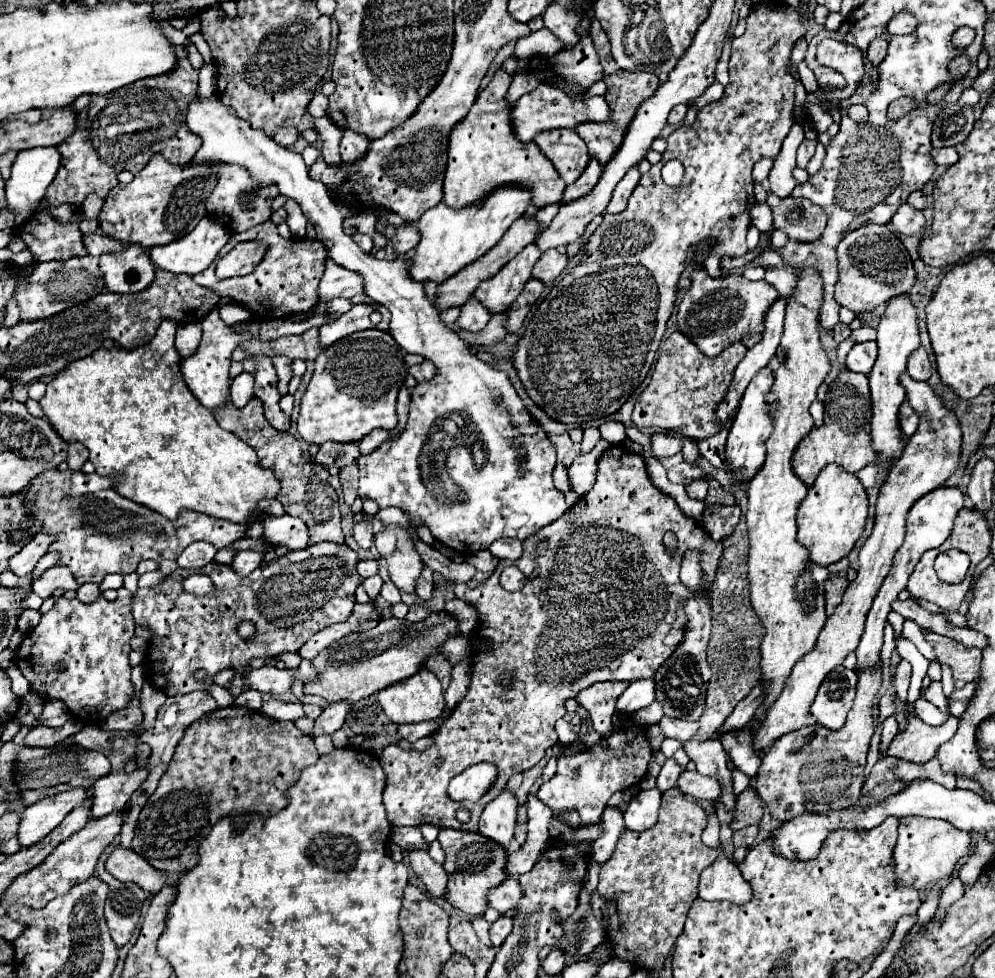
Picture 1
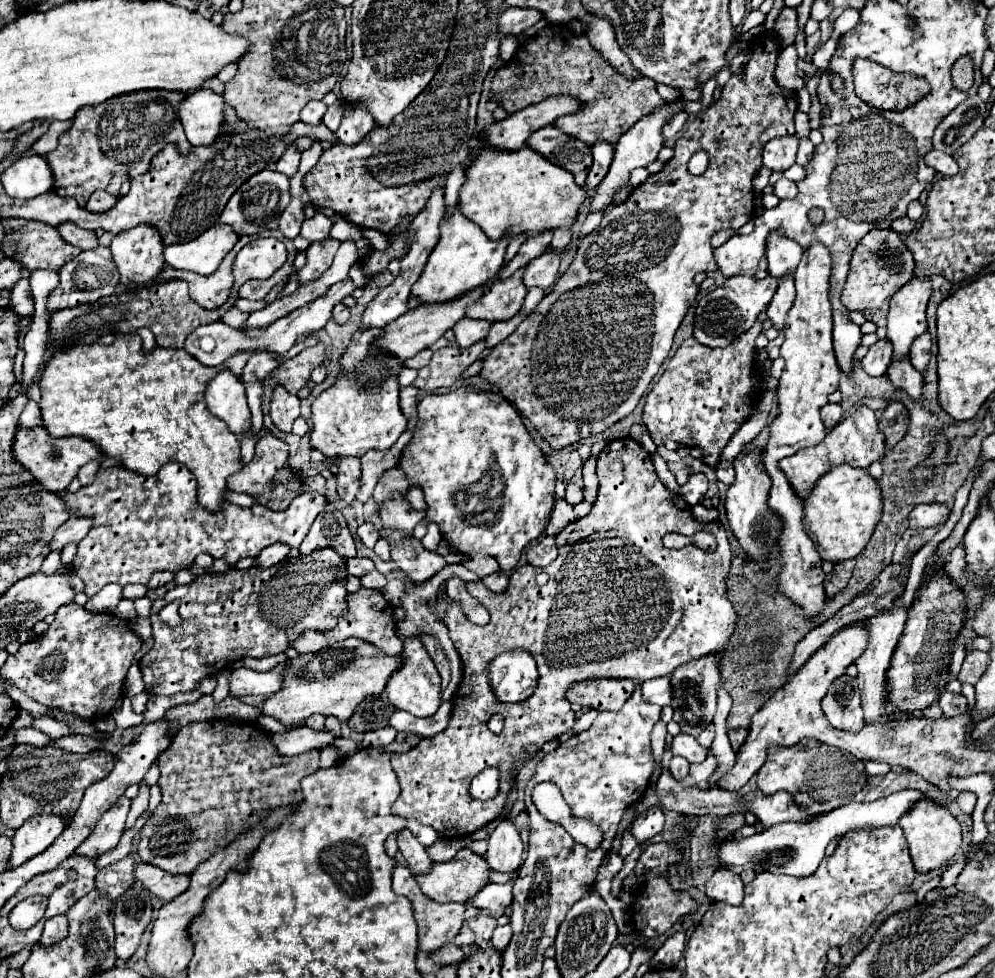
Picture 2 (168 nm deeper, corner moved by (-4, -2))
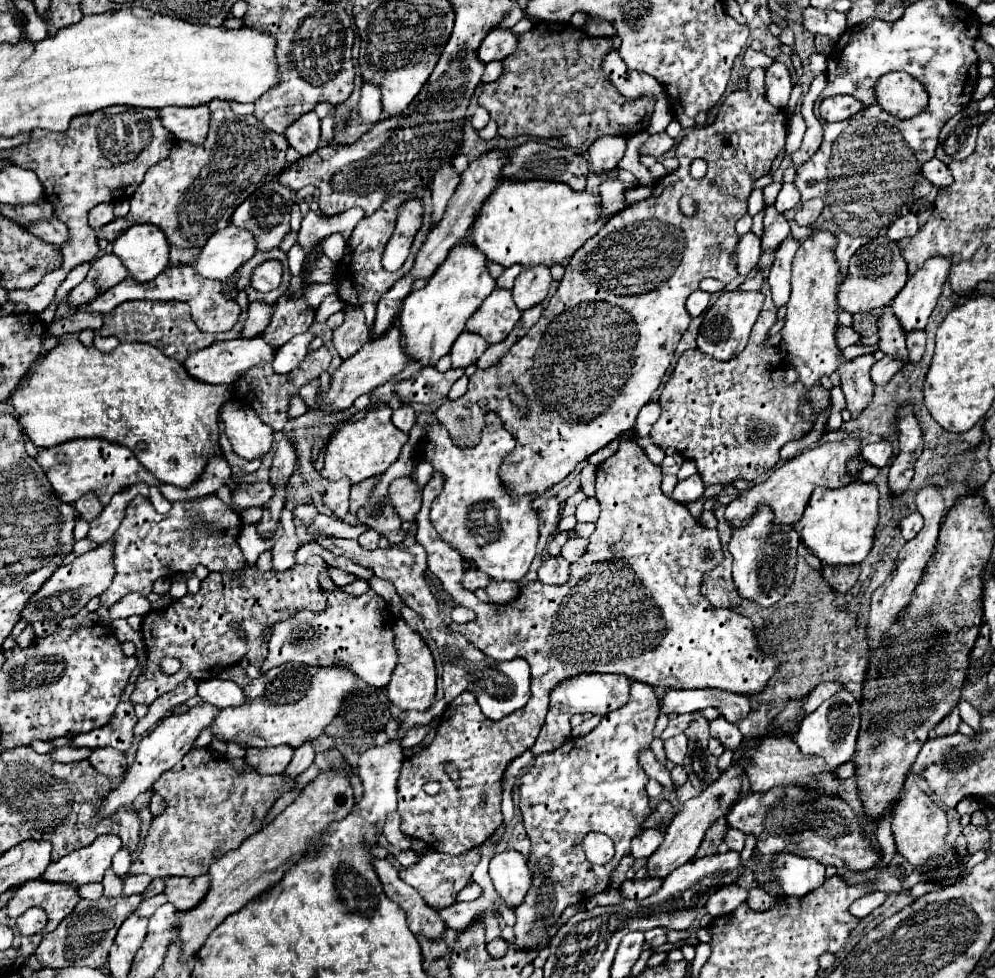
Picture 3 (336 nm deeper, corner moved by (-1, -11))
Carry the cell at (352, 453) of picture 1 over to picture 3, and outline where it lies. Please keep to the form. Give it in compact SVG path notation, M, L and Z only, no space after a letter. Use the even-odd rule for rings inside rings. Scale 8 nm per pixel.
M253 483L253 485L237 485L237 489L233 489L233 503L231 509L235 509L237 513L241 513L245 507L253 507L253 505L267 505L273 497L273 485L271 483Z

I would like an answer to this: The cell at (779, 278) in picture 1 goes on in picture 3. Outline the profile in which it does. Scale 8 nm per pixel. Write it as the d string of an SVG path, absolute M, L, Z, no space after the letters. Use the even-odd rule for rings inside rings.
M773 207L765 209L765 229L761 235L761 249L765 251L777 251L783 239L789 235L789 223L781 213L777 213Z

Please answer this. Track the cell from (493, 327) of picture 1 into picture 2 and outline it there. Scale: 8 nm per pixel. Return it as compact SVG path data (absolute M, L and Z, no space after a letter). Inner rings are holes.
M478 342L468 350L460 350L456 346L440 348L438 352L434 352L430 364L418 370L418 378L414 380L412 386L424 392L432 392L438 388L450 388L460 378L462 370L478 360L482 350L484 350L484 342Z

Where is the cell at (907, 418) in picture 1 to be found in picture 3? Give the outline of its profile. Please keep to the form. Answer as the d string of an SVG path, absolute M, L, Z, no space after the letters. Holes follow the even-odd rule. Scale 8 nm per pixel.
M881 439L877 443L871 443L871 445L865 445L861 449L861 455L867 463L871 465L877 465L877 467L885 467L893 455L893 447L887 439Z

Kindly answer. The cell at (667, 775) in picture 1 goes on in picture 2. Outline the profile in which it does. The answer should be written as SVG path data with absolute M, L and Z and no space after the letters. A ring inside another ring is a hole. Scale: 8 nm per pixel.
M674 756L670 760L670 772L672 772L672 776L676 780L684 780L688 776L688 768L690 768L690 762L686 758L682 758L682 756Z

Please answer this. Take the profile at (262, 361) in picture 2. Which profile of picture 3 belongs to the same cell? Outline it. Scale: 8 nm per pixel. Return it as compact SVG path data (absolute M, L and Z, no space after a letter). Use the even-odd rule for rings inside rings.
M301 333L301 335L297 335L297 337L293 337L289 343L285 343L279 351L277 351L277 355L275 355L275 359L273 359L273 371L275 373L289 373L289 371L293 371L301 361L303 361L303 357L307 355L307 345L313 341L313 333Z

